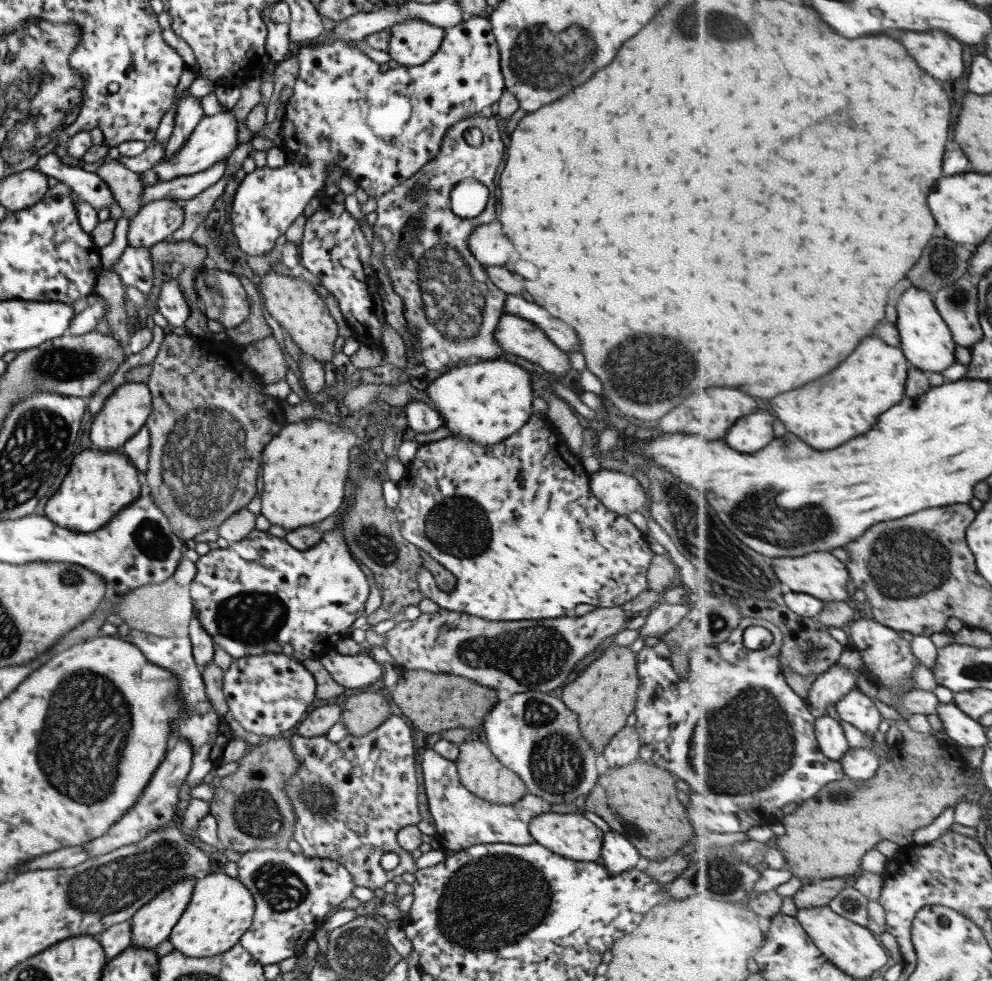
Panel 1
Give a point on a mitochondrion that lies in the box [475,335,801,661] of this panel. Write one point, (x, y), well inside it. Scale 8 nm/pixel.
(700, 534)

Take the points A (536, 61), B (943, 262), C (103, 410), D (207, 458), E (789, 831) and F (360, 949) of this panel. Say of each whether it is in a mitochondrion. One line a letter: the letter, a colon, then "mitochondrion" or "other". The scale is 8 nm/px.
A: mitochondrion
B: mitochondrion
C: other
D: mitochondrion
E: other
F: mitochondrion

